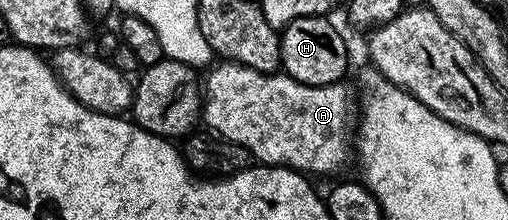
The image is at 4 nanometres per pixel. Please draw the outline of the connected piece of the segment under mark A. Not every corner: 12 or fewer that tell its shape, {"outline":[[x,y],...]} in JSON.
{"outline":[[228,60],[203,122],[306,176],[351,158],[355,98]]}

